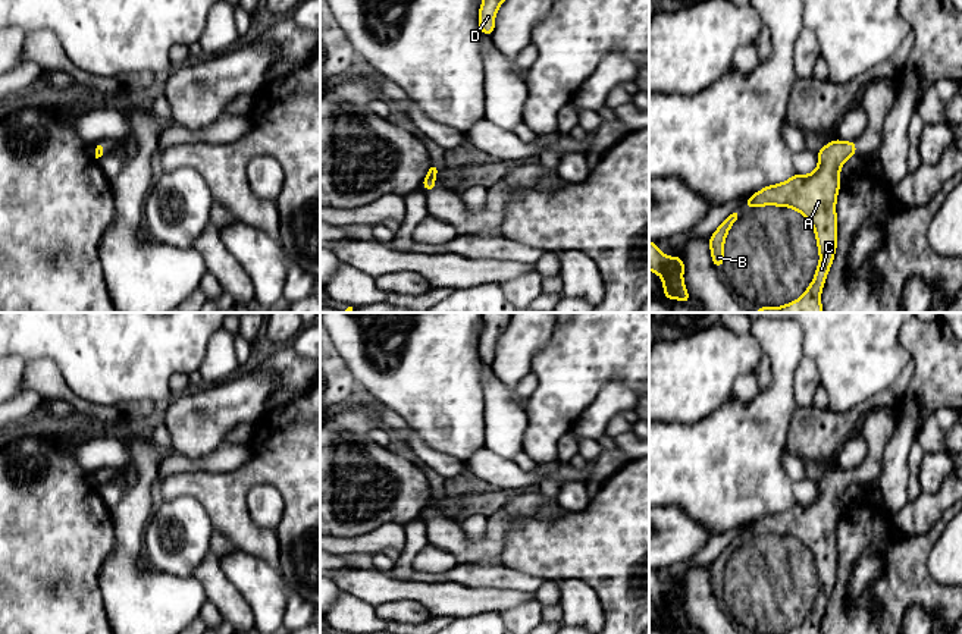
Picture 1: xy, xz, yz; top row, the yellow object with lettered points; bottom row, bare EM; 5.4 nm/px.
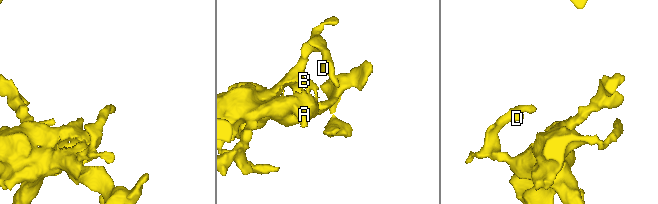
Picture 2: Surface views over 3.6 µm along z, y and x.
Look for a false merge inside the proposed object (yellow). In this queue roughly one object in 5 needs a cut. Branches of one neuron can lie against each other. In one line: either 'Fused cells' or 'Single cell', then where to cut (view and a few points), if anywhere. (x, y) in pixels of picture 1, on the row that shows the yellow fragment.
Single cell. No split

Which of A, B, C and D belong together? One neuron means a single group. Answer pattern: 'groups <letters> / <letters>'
groups A B C D

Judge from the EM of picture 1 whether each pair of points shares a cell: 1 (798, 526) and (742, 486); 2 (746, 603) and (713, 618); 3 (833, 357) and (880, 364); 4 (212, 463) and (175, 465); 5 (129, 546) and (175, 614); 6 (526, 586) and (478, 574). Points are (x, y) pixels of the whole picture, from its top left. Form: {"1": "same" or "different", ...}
{"1": "different", "2": "different", "3": "same", "4": "same", "5": "same", "6": "same"}

